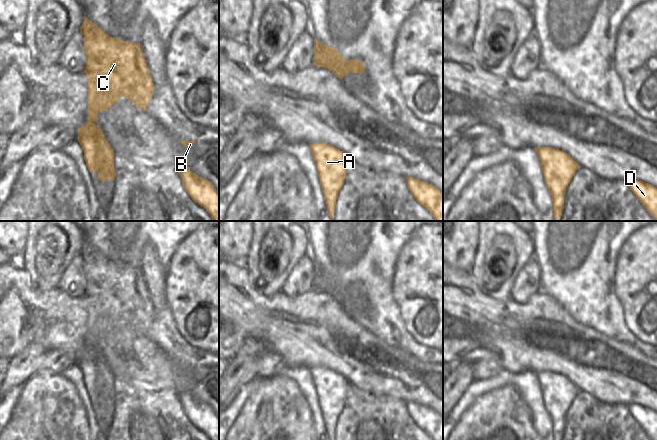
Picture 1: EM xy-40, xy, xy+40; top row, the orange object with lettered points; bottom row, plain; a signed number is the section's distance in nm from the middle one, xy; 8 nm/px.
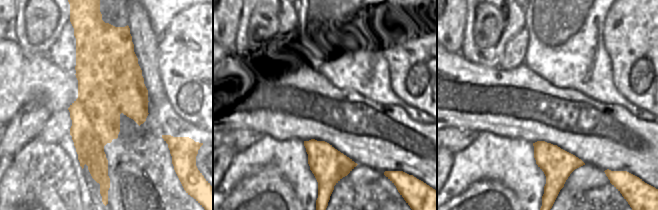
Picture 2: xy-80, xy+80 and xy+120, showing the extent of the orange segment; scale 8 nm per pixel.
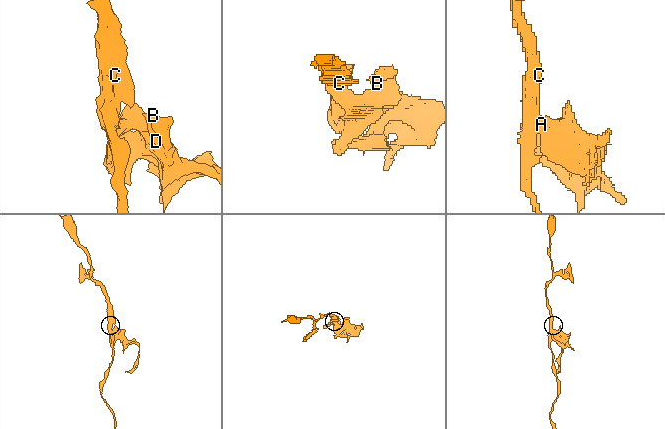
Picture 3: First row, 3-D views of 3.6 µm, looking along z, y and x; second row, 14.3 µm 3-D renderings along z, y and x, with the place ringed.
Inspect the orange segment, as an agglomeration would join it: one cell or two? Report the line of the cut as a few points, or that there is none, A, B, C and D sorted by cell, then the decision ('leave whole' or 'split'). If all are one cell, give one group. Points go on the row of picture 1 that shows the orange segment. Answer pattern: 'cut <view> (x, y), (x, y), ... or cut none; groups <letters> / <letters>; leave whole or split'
cut xy (335, 148), (315, 145), (314, 159); groups A B D / C; split

